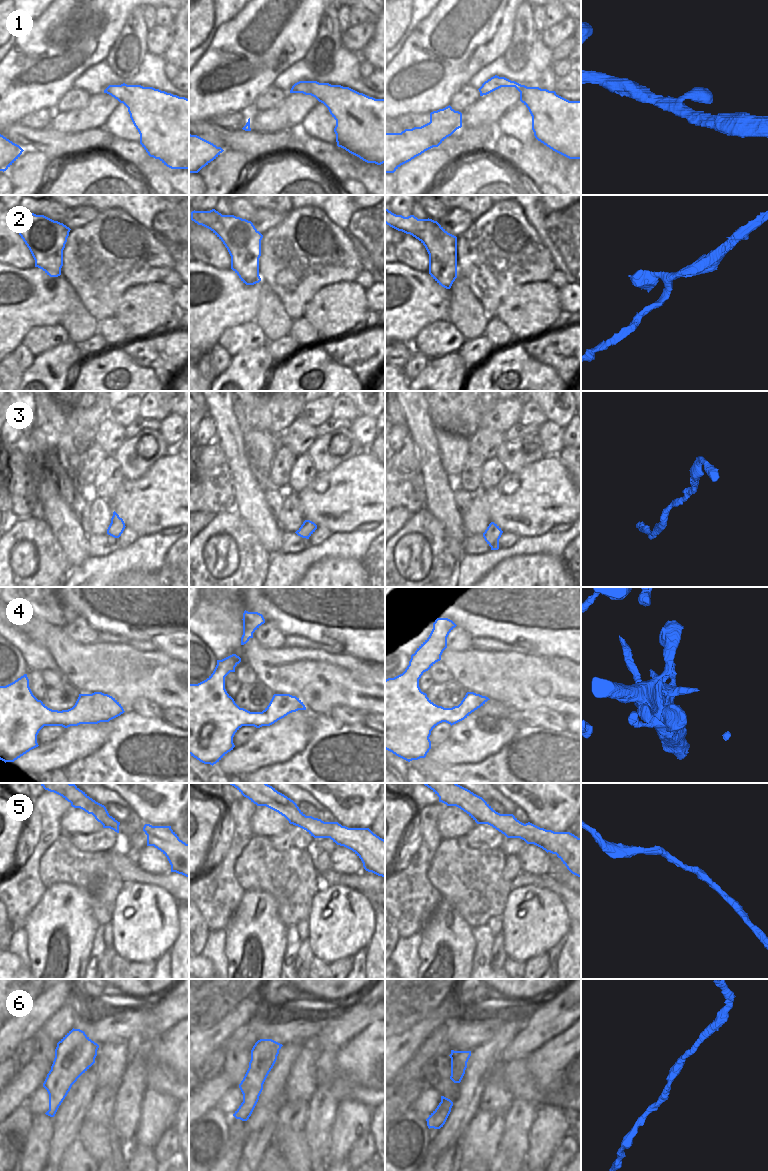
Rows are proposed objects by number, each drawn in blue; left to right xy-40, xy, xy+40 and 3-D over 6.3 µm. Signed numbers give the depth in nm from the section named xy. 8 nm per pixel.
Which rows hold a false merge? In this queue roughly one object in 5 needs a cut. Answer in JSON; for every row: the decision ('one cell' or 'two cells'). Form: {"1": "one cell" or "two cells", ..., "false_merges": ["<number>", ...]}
{"1": "one cell", "2": "one cell", "3": "one cell", "4": "one cell", "5": "one cell", "6": "one cell", "false_merges": []}

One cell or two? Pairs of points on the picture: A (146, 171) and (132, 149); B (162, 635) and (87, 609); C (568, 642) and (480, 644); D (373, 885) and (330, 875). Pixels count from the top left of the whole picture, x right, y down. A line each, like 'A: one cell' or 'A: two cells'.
A: two cells
B: one cell
C: two cells
D: one cell

